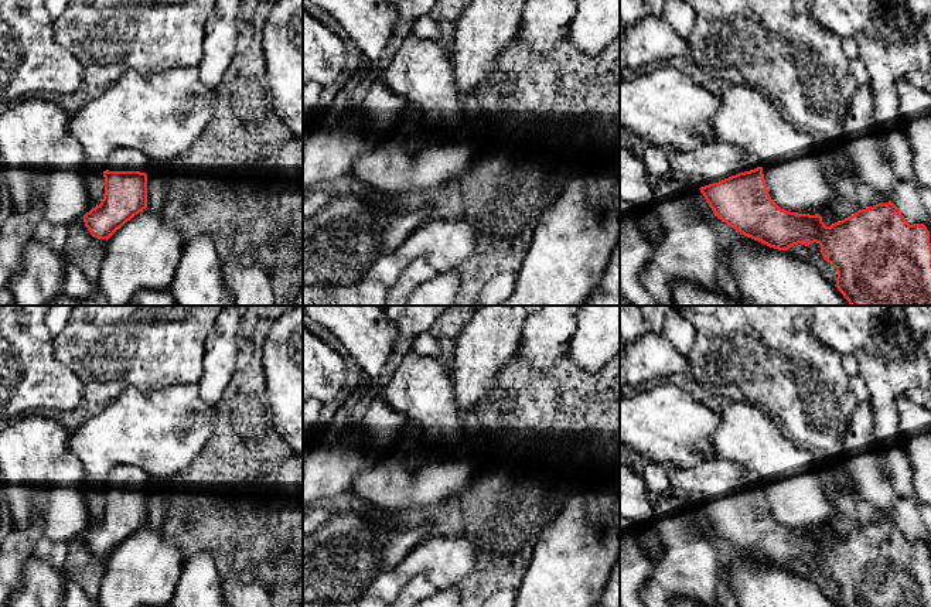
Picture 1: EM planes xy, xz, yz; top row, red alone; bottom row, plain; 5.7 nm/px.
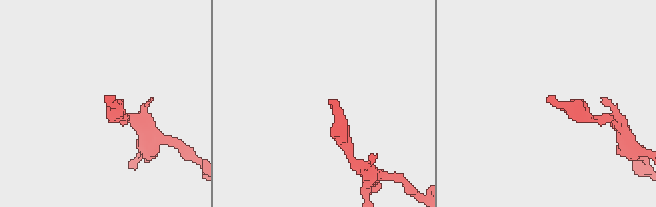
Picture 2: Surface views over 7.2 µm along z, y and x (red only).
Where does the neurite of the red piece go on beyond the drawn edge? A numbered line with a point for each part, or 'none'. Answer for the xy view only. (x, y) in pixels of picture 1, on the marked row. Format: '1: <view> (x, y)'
1: xy (122, 159)

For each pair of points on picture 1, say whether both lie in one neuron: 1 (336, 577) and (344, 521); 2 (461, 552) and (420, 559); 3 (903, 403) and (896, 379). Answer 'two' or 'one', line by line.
1: one
2: one
3: two

